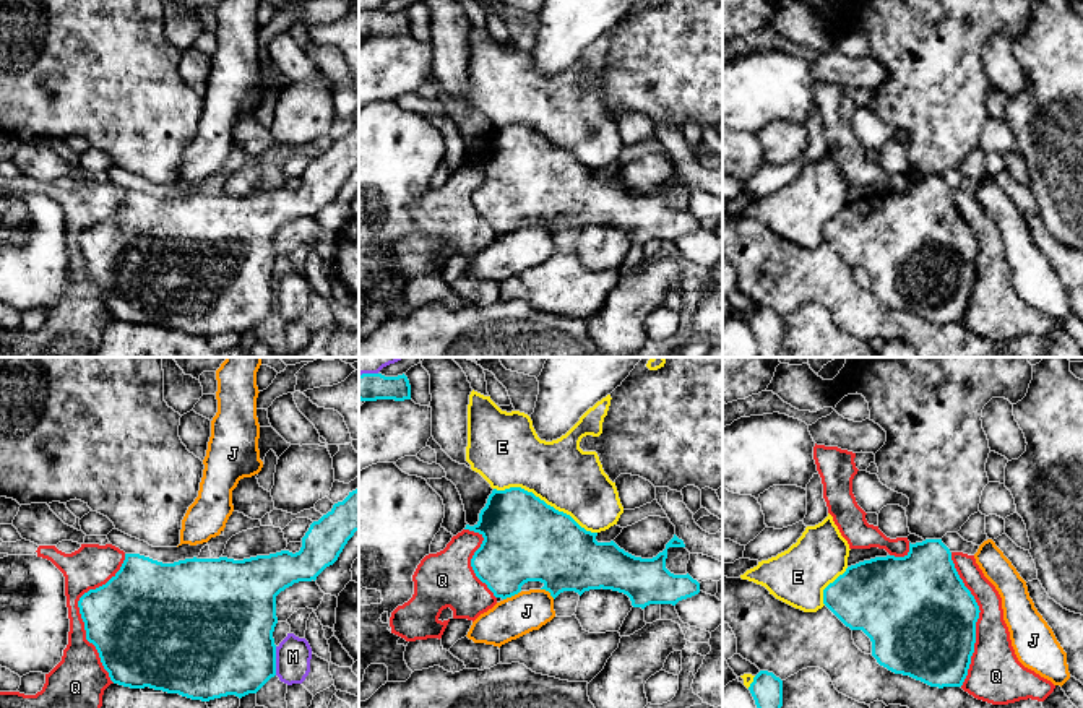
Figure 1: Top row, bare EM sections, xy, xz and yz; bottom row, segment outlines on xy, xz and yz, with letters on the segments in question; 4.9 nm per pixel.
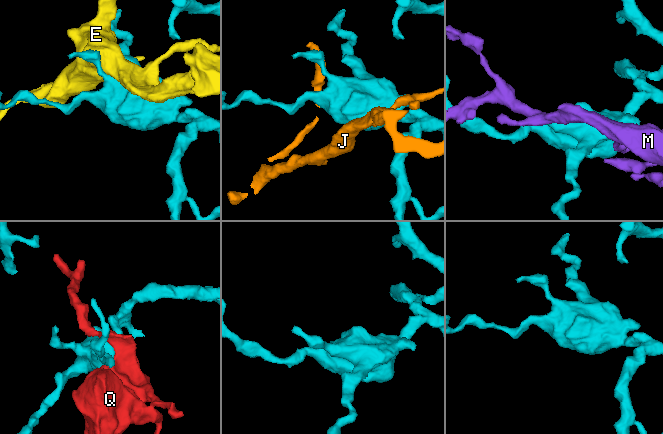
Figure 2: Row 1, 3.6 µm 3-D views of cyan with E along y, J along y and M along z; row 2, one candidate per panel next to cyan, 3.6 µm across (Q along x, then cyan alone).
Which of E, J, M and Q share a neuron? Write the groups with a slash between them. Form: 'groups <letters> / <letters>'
groups E / J / M / Q

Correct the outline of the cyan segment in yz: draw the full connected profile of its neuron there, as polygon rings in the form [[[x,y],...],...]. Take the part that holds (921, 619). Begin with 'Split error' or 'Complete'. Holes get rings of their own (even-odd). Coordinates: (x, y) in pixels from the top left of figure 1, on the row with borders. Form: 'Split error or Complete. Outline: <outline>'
Complete. Outline: [[[942,539],[909,542],[904,557],[875,557],[848,567],[823,589],[823,604],[846,627],[870,638],[872,656],[888,671],[938,689],[963,685],[981,611]]]

